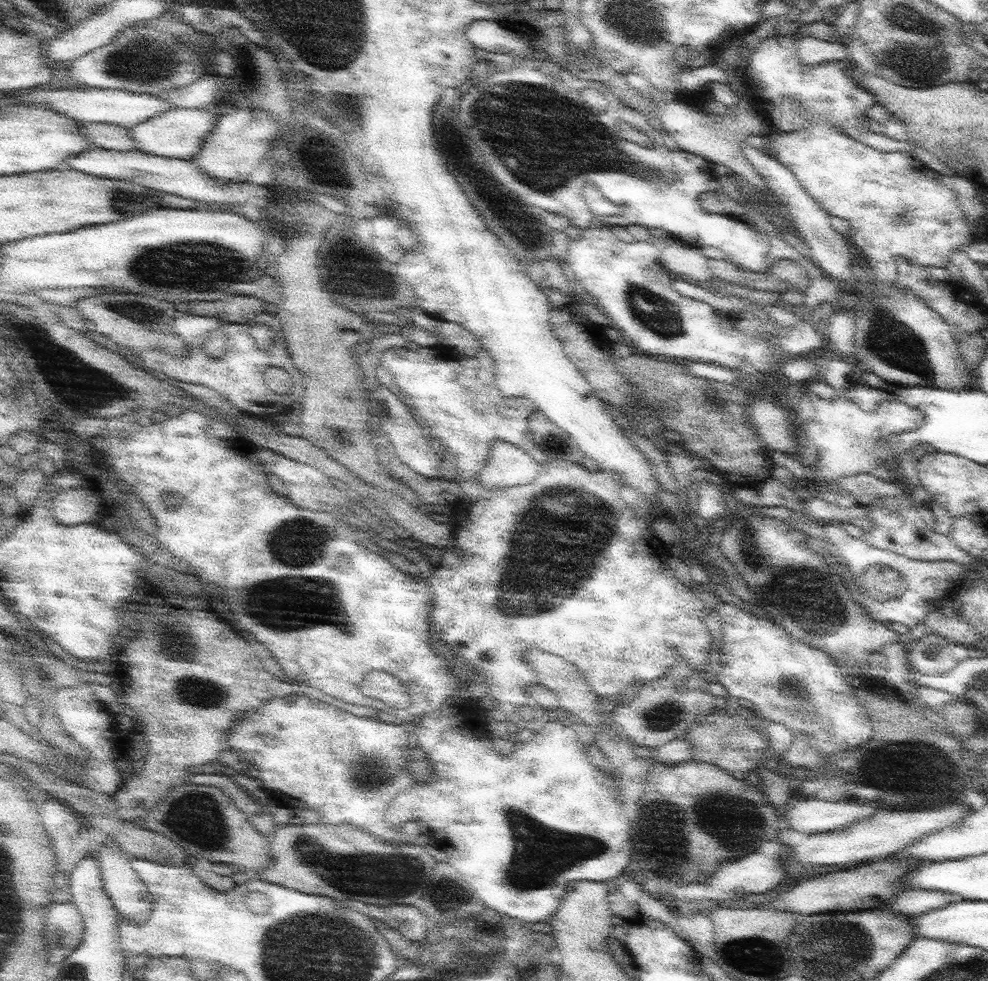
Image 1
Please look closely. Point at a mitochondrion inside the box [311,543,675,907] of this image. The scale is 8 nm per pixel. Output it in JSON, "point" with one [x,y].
{"point":[540,856]}

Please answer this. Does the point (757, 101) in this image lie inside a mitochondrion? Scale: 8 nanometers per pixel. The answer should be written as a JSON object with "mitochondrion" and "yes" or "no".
{"mitochondrion":"no"}

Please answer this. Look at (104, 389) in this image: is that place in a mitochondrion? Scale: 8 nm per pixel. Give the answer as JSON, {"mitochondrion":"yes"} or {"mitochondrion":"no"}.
{"mitochondrion":"yes"}

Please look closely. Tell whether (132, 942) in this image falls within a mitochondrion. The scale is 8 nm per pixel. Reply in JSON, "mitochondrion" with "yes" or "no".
{"mitochondrion":"no"}

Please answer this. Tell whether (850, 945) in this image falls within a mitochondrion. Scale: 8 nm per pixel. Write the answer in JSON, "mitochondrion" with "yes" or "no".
{"mitochondrion":"yes"}

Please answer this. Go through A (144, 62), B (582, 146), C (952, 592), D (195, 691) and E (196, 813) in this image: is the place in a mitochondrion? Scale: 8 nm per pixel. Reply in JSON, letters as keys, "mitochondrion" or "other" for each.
{"A":"mitochondrion","B":"mitochondrion","C":"other","D":"mitochondrion","E":"mitochondrion"}

